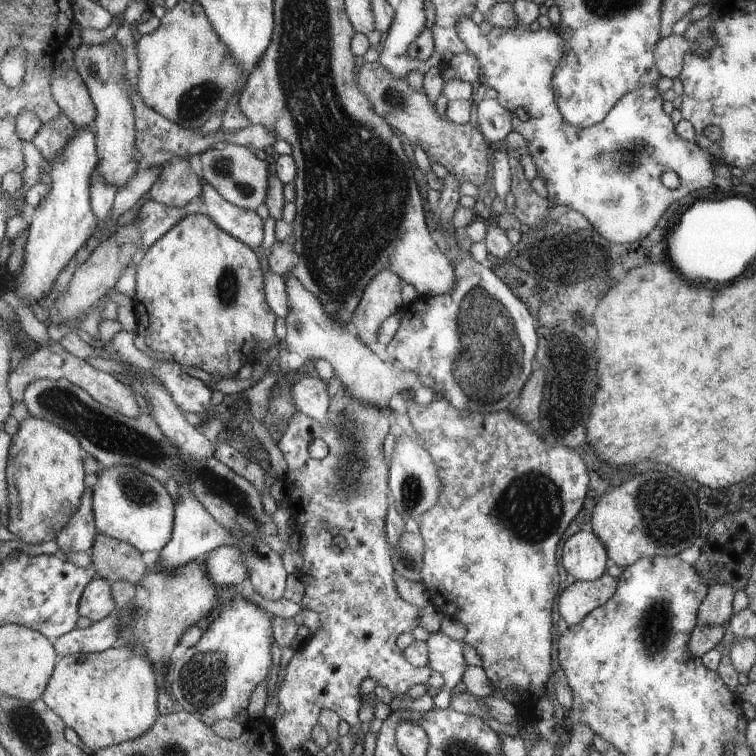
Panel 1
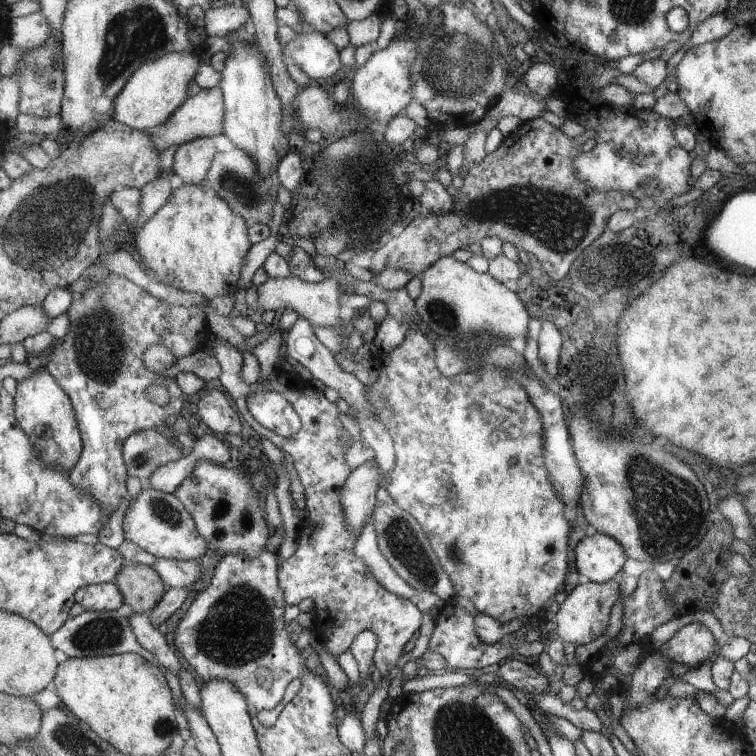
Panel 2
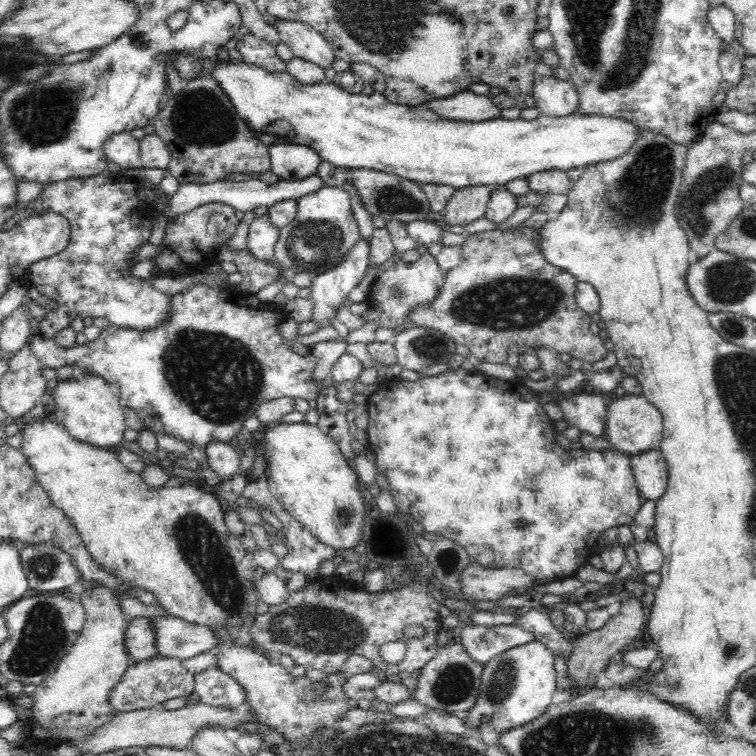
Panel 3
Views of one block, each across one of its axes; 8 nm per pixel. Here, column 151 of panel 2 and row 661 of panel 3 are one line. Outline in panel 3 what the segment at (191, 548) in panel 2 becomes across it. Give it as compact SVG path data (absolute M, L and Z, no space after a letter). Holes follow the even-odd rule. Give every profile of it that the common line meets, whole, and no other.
M537 639L491 658L482 671L478 700L470 710L461 715L463 722L470 730L478 729L484 733L495 732L502 735L542 717L557 690L554 659L553 652Z

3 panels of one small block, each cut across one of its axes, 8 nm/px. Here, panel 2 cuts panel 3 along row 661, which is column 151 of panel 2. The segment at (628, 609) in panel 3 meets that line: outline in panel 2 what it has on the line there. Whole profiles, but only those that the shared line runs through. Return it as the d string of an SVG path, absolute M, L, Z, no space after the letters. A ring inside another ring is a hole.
M124 564L115 583L128 606L132 607L133 612L140 614L153 610L168 589L155 567L144 564Z

